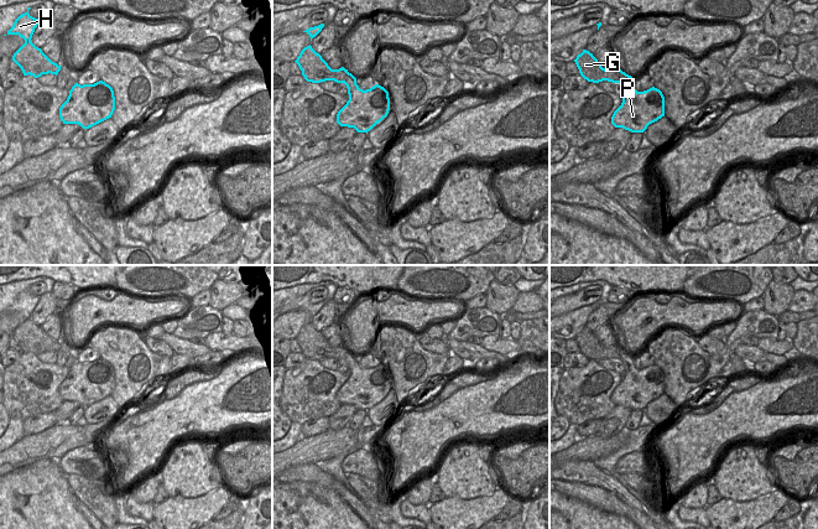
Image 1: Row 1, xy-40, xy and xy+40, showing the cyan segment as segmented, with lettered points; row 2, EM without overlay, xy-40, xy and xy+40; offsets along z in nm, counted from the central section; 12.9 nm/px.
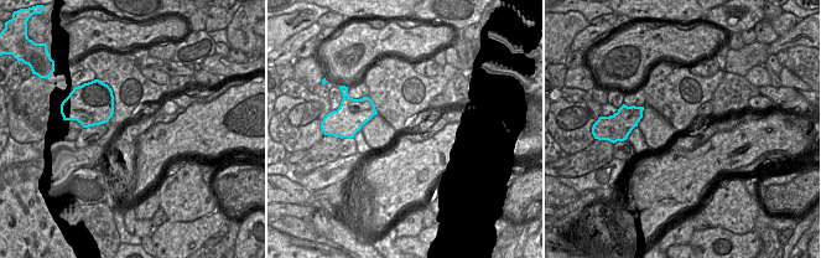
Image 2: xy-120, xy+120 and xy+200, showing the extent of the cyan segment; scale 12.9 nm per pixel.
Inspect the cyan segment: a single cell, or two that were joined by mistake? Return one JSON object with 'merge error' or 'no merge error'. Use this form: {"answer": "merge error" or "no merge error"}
{"answer": "merge error"}

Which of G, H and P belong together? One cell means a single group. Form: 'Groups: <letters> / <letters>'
Groups: G H / P

